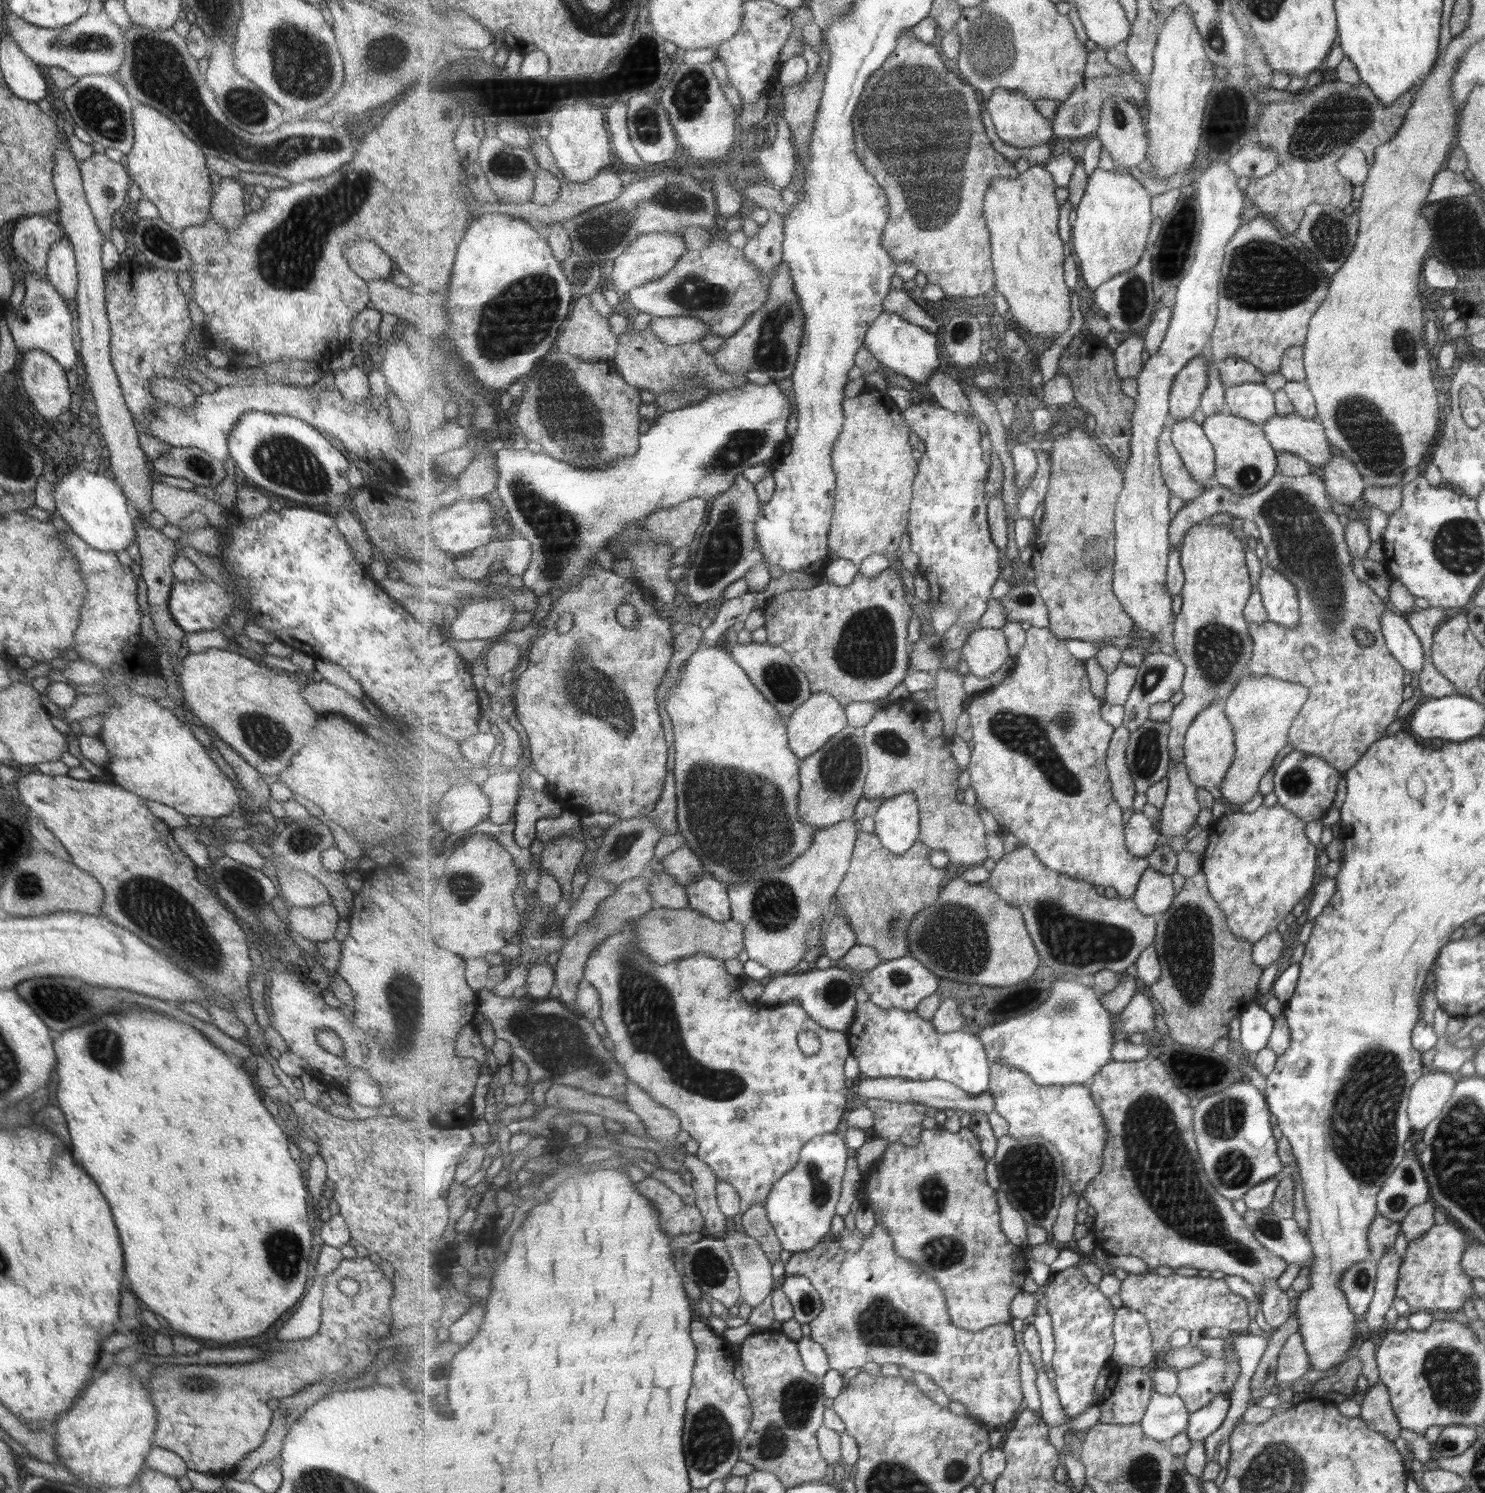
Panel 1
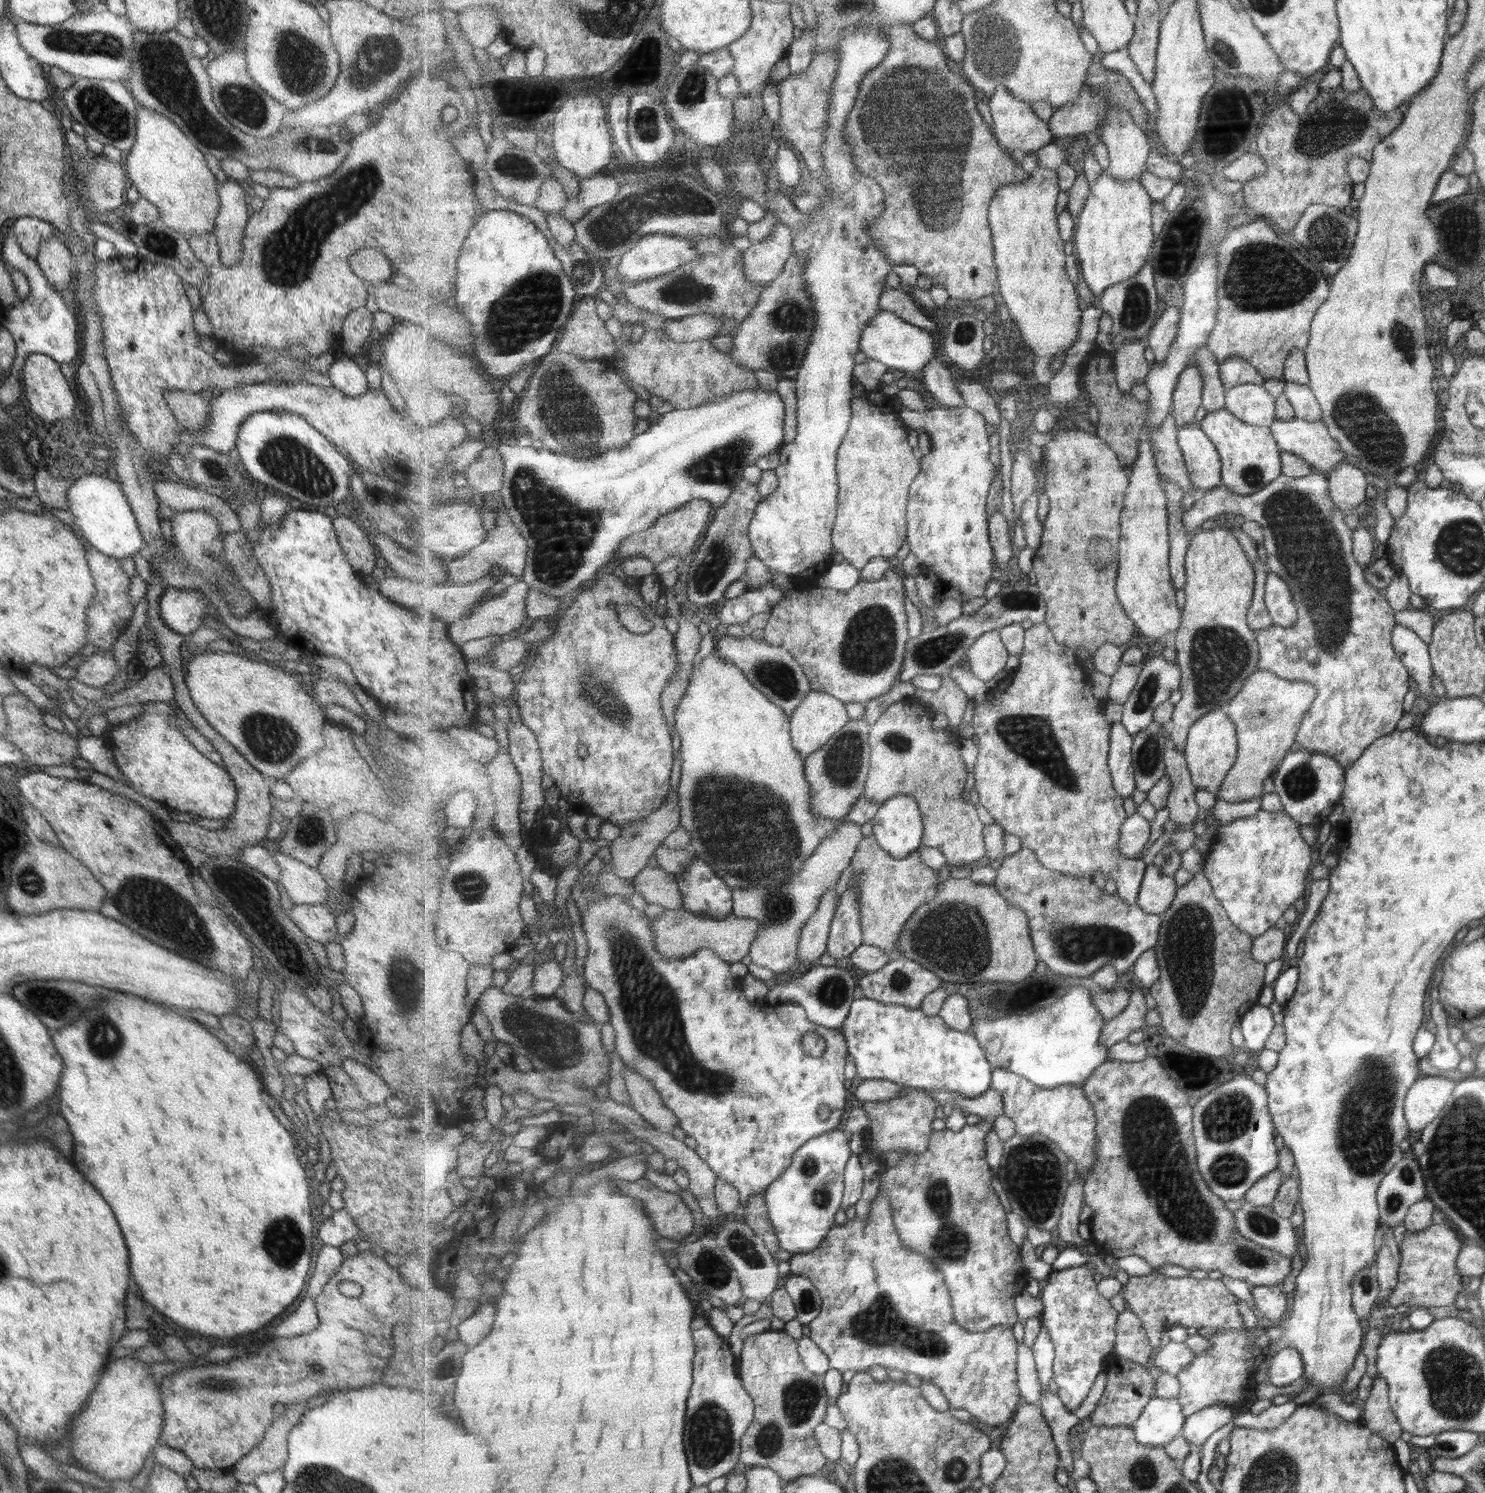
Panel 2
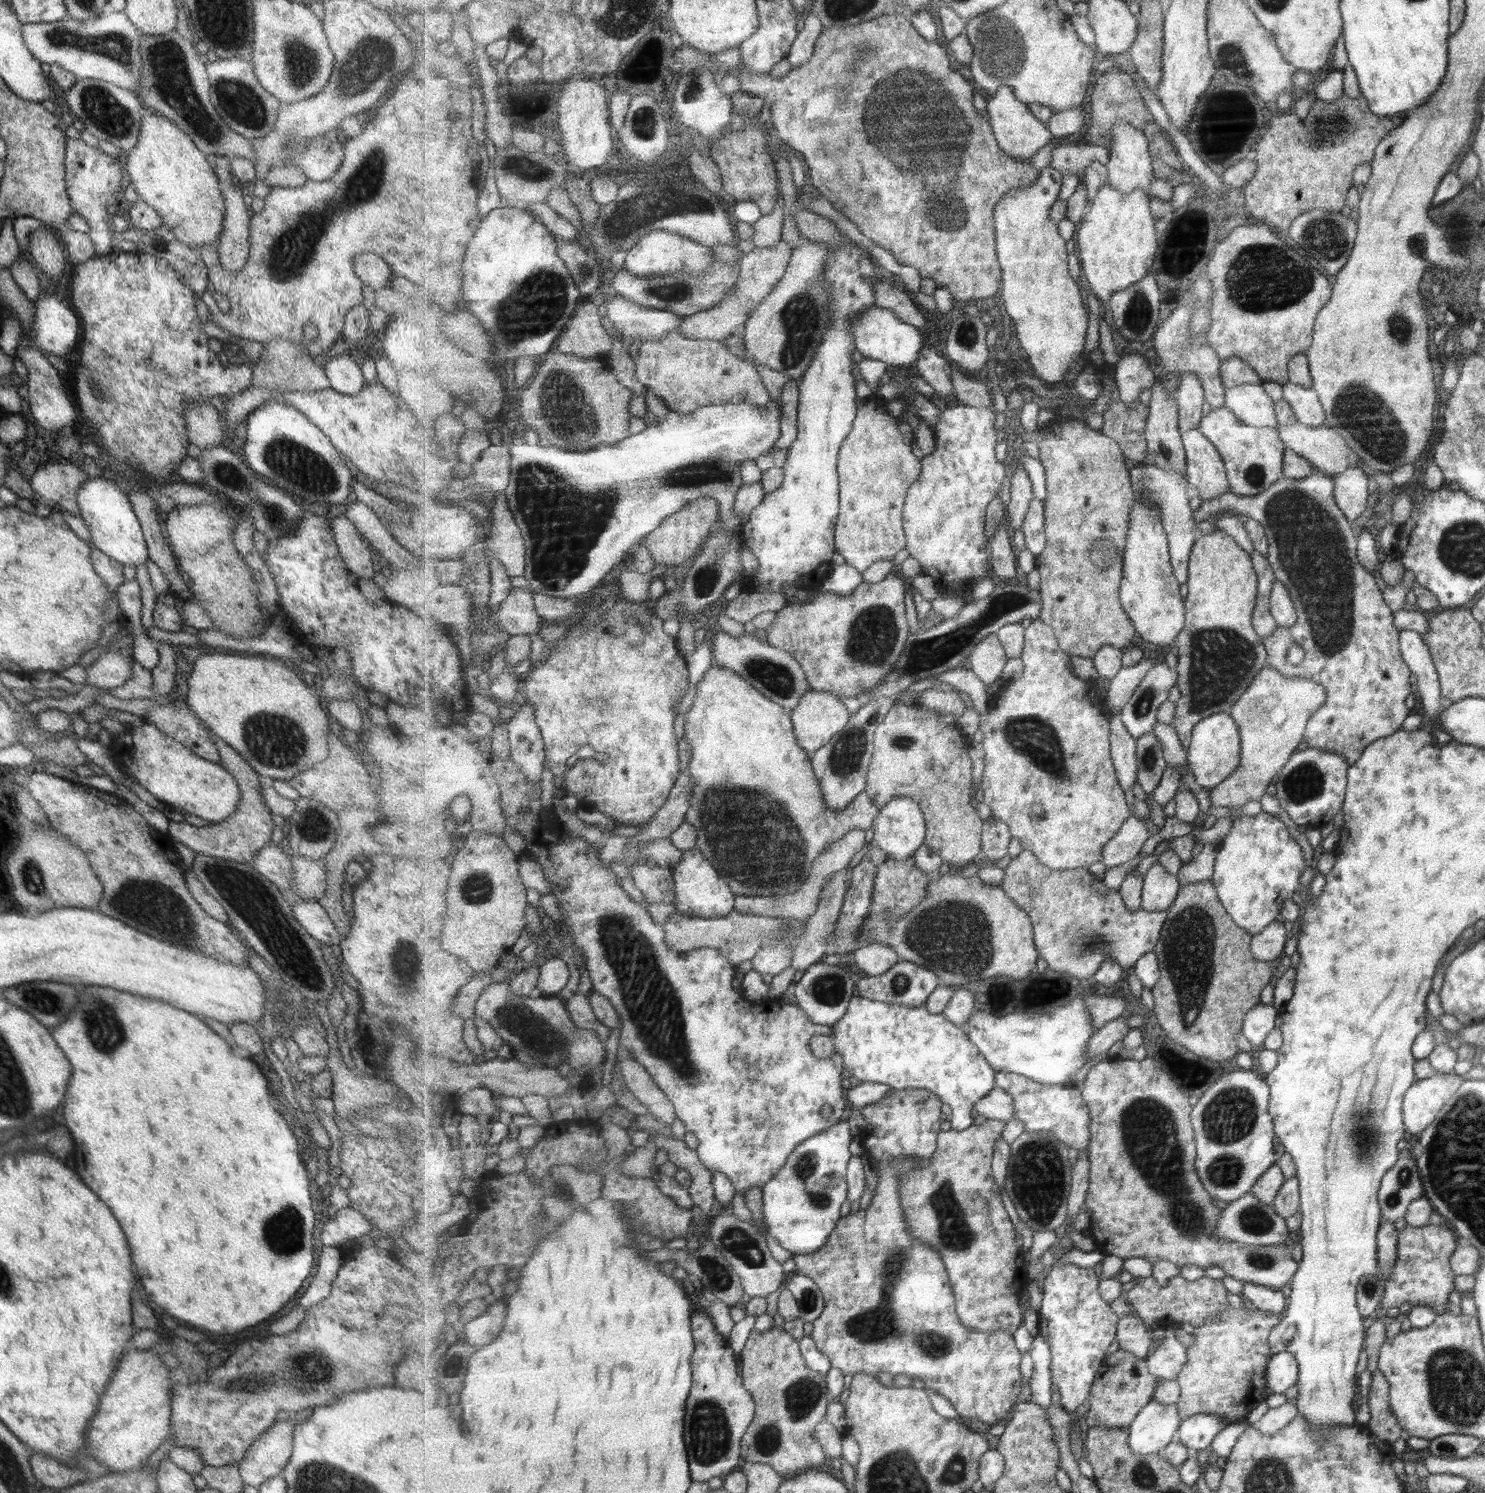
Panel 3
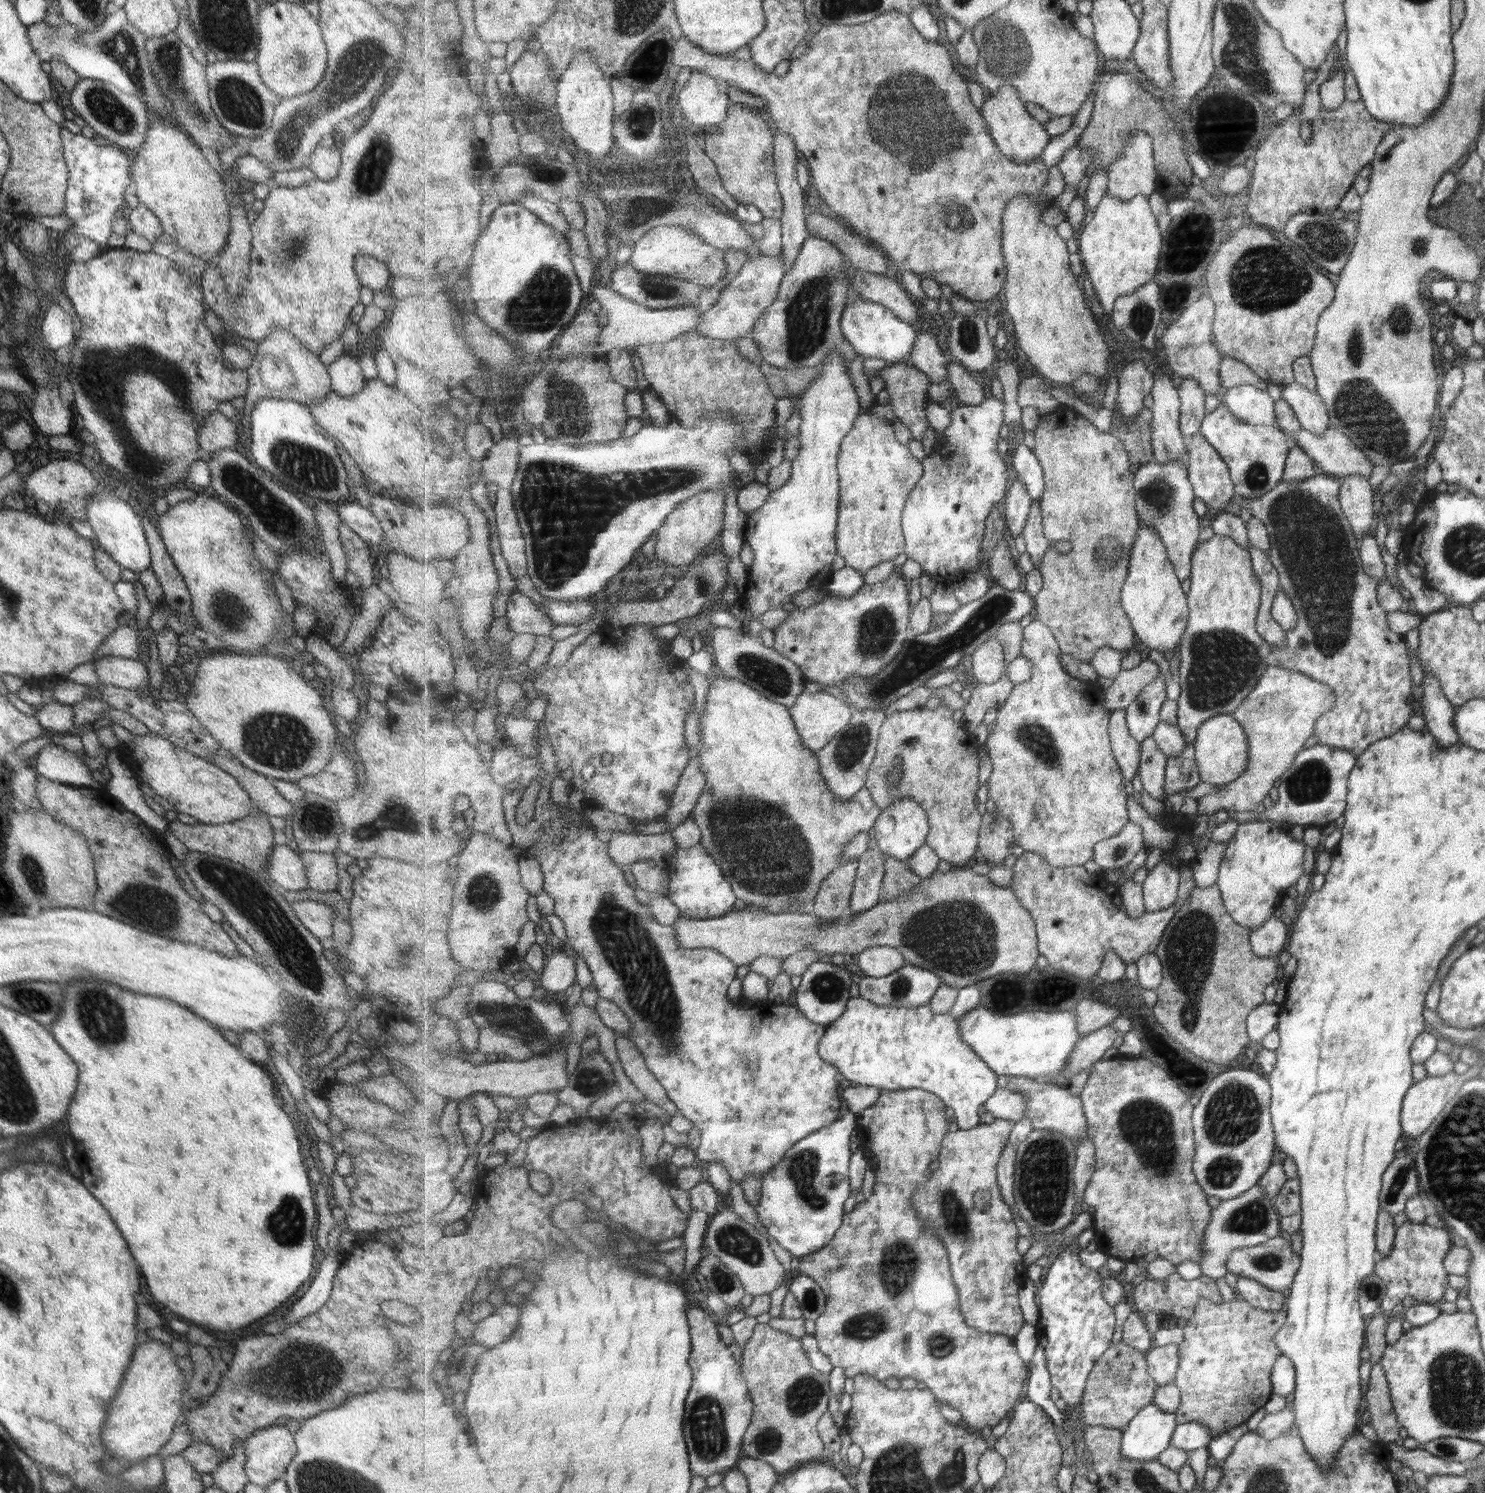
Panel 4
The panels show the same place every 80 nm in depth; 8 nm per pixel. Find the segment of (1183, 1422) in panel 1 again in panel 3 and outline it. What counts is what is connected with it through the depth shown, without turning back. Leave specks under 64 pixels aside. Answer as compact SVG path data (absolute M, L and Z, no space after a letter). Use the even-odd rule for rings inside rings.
M1153 1400L1127 1429L1129 1447L1135 1454L1160 1453L1175 1440L1183 1420L1176 1404Z

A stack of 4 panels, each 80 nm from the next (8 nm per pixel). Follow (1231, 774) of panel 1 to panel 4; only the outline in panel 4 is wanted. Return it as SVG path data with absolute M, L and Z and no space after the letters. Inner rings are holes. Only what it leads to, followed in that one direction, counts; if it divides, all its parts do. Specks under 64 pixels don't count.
M1279 665L1267 666L1266 670L1263 682L1259 682L1259 686L1255 686L1255 690L1251 690L1231 714L1237 722L1243 722L1242 729L1247 730L1247 770L1235 780L1223 784L1220 791L1213 790L1199 798L1199 815L1211 816L1219 809L1233 812L1254 810L1267 796L1273 782L1291 766L1294 756L1303 748L1303 744L1311 738L1315 720L1318 720L1324 712L1331 710L1334 705L1334 694L1327 685L1299 671L1287 670Z

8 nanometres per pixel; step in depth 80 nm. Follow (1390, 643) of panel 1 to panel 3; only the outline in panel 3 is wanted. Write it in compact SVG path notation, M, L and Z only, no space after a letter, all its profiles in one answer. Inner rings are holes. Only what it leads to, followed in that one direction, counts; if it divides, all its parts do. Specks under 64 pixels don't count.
M1412 630L1398 631L1399 652L1408 666L1410 673L1417 678L1417 694L1423 714L1429 718L1430 734L1435 736L1437 744L1444 745L1452 740L1450 734L1436 725L1445 705L1440 695L1438 676L1434 669L1428 648L1420 634Z

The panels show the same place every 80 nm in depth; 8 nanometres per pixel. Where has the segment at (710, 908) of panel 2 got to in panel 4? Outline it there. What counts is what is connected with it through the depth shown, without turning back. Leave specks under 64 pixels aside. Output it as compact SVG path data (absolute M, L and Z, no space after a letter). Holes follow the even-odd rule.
M701 843L693 848L679 848L675 858L666 865L670 883L669 899L679 908L680 916L685 918L707 920L724 917L735 910L738 899L733 887L726 880L722 868L718 865Z

